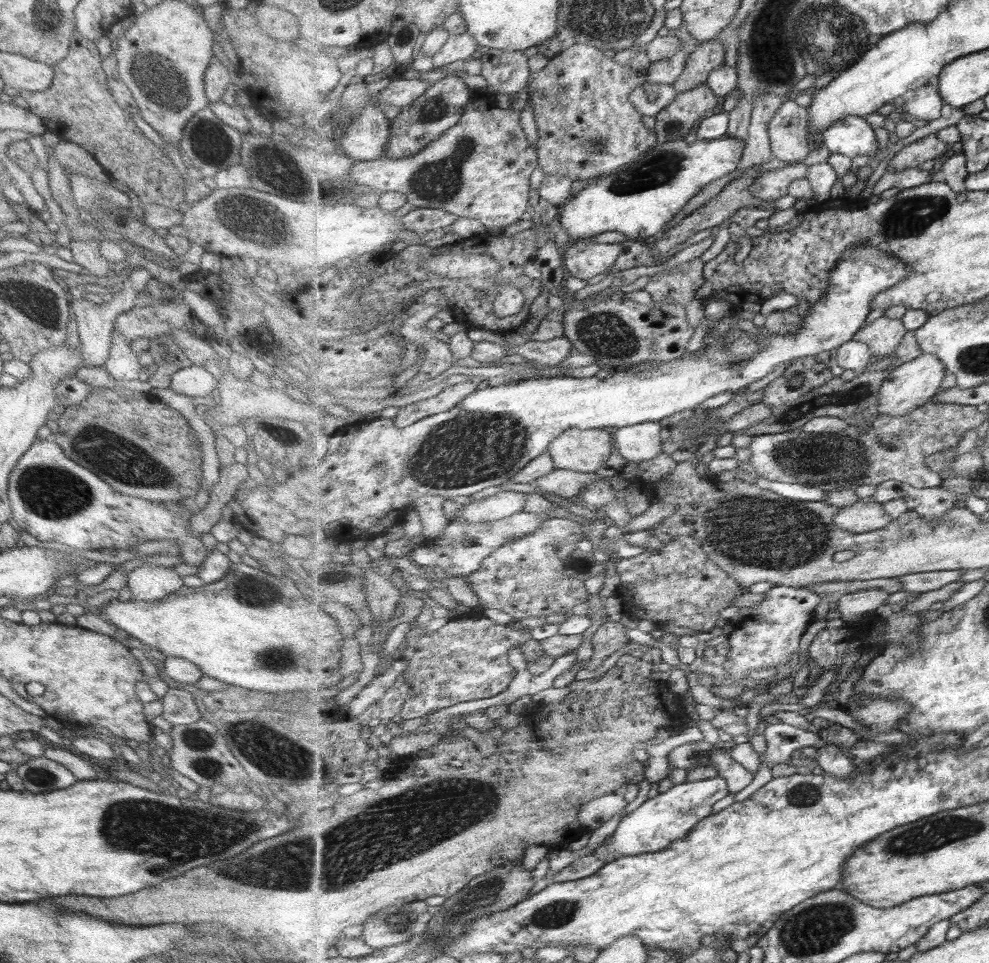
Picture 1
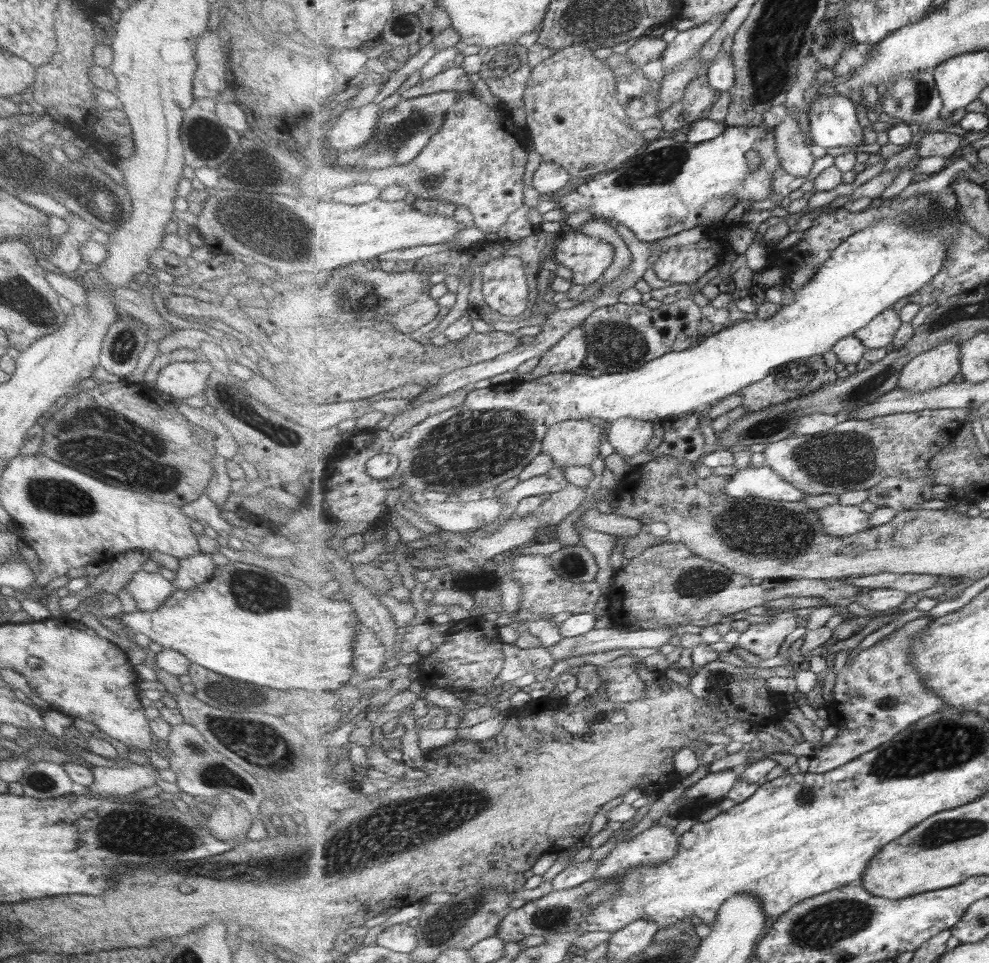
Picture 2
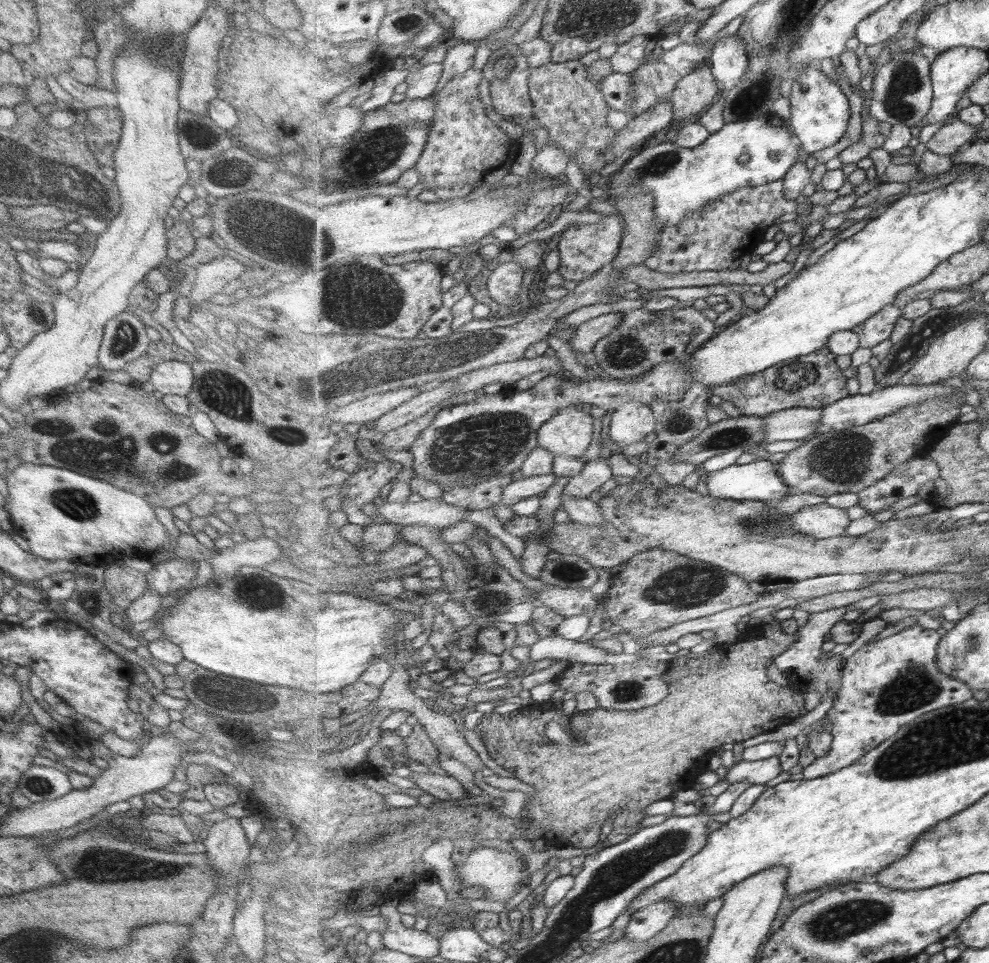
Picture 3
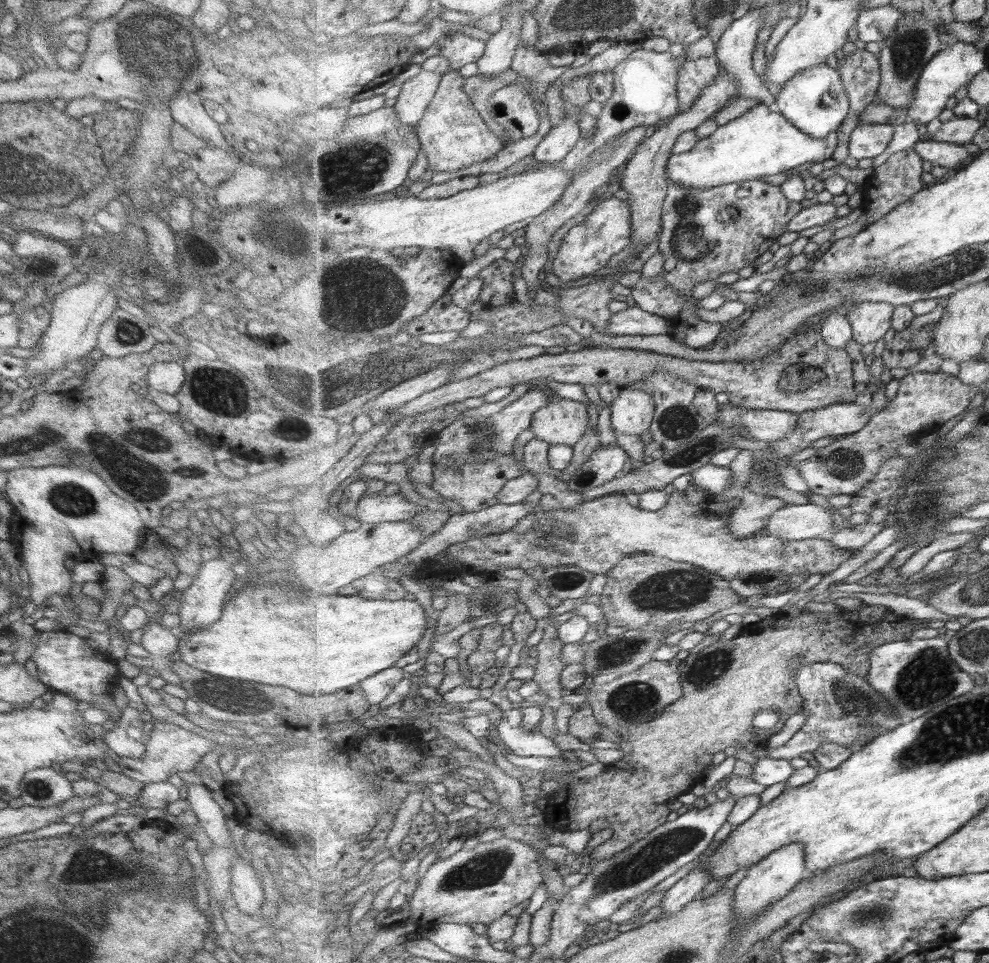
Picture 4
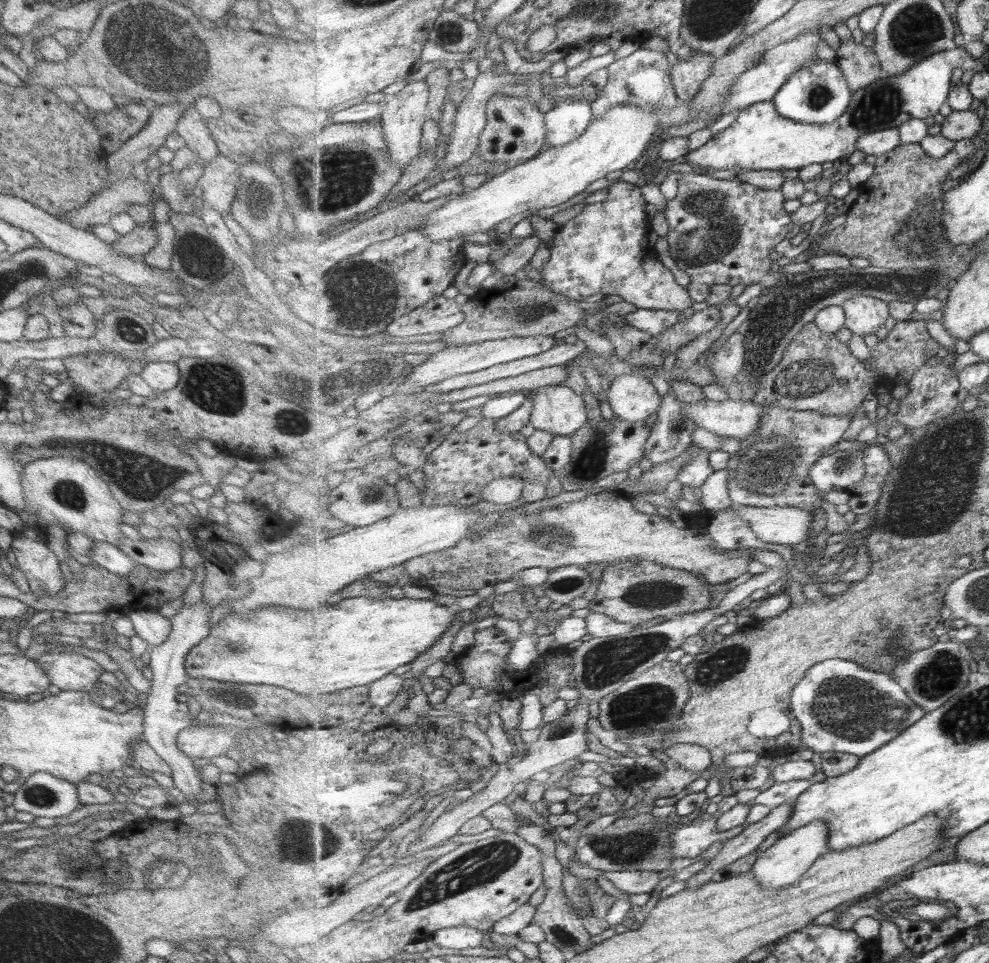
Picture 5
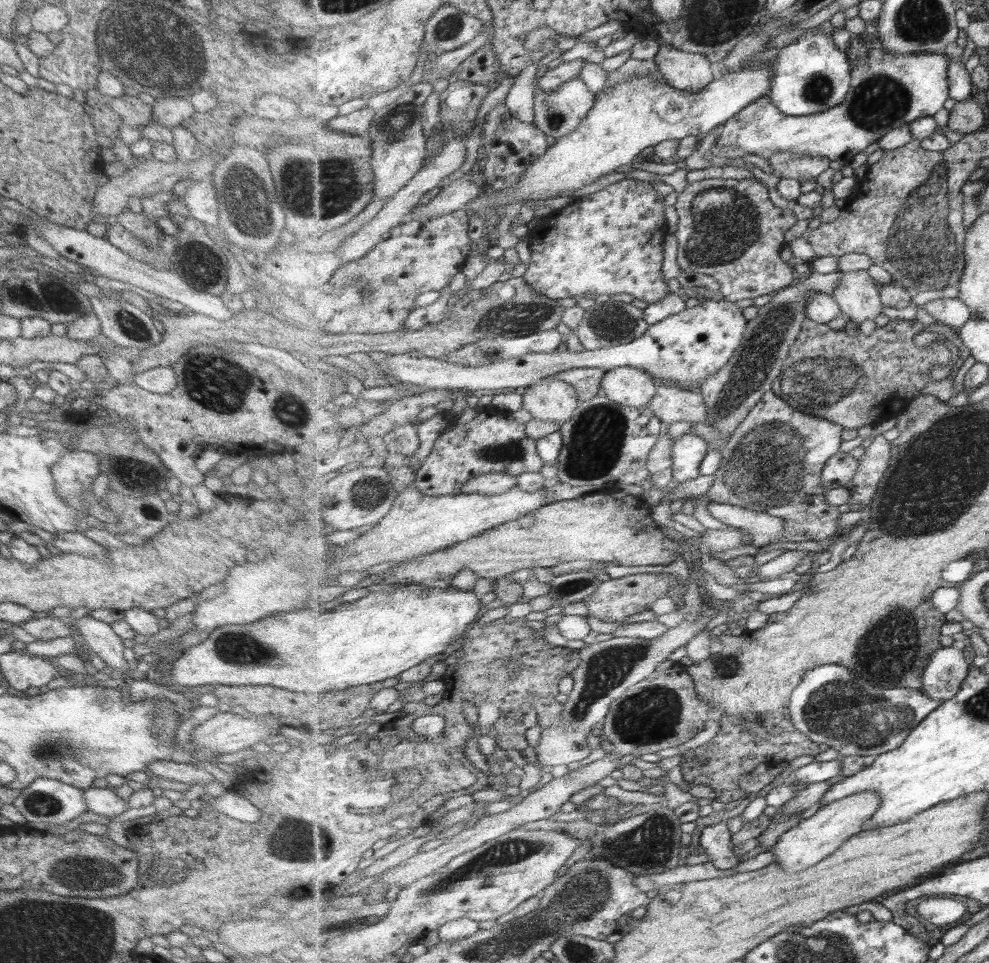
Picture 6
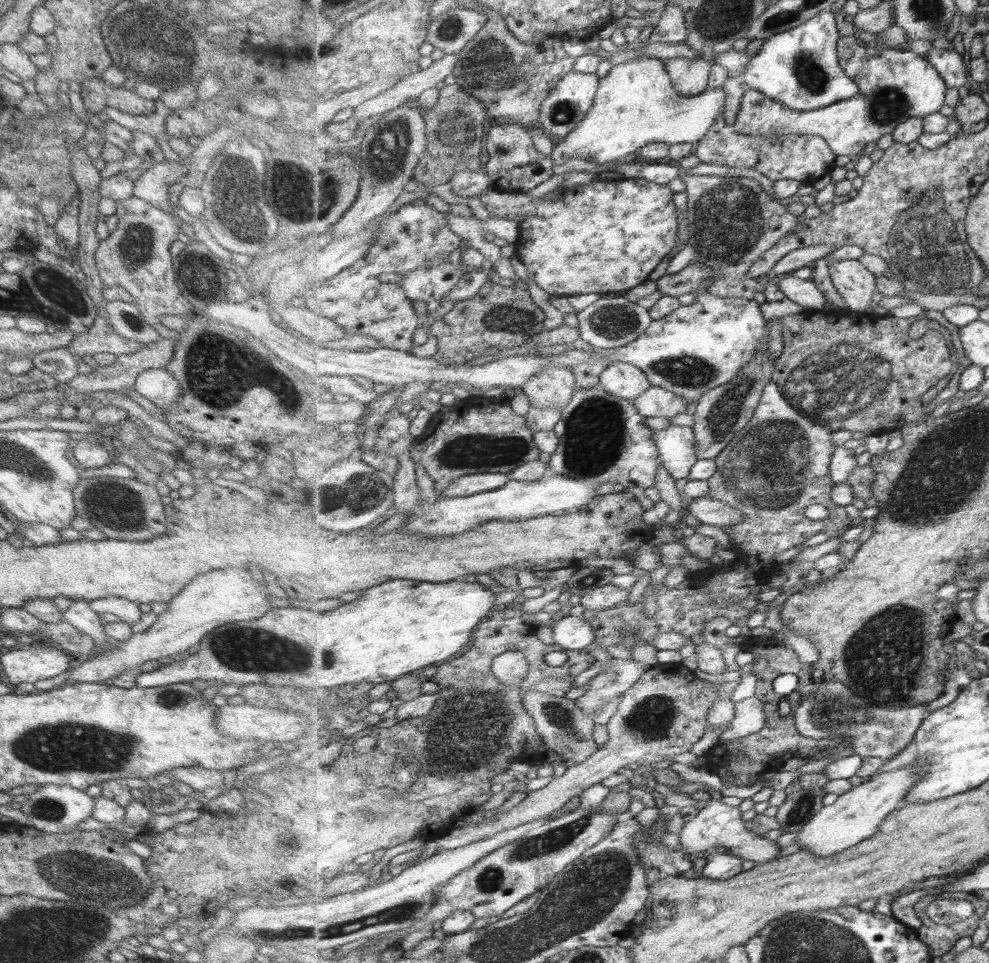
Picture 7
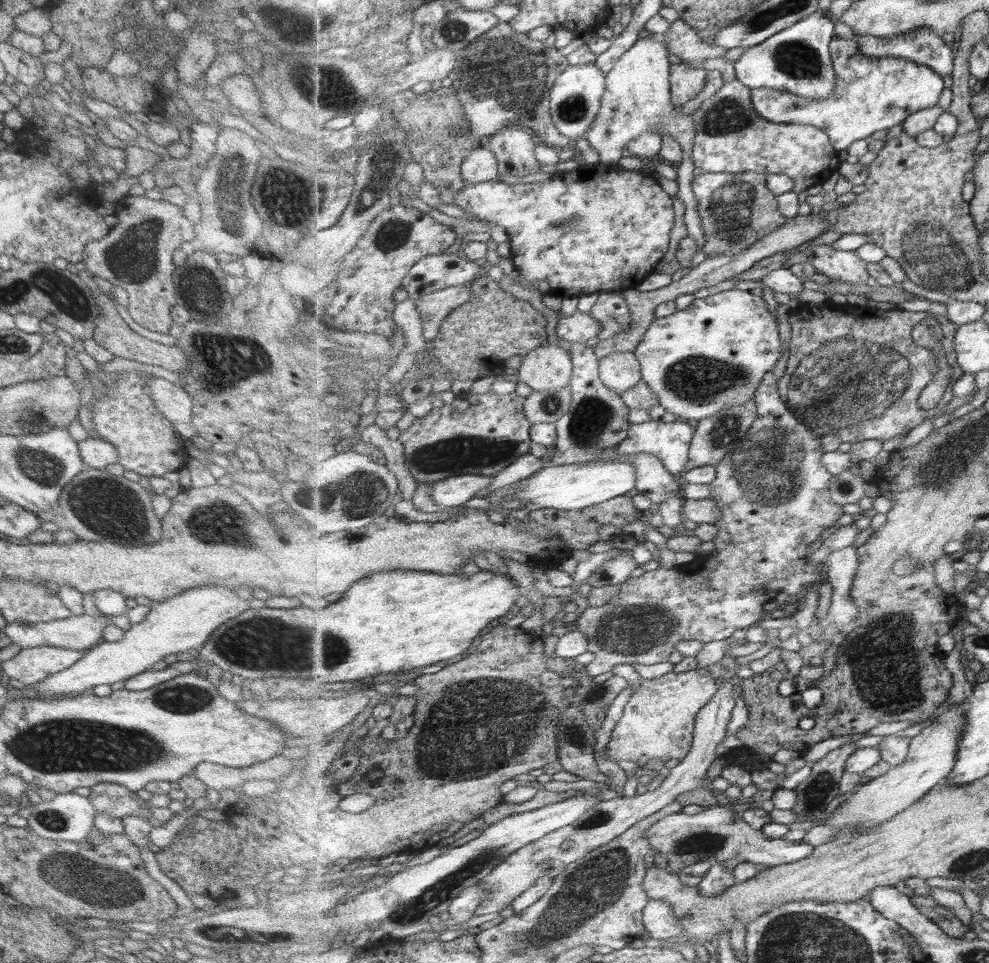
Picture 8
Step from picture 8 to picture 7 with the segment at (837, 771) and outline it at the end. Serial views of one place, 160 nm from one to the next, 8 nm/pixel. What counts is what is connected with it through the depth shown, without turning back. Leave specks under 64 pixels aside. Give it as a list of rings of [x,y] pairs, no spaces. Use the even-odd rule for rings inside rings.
[[[821,770],[816,774],[800,775],[786,788],[787,802],[779,808],[775,817],[782,833],[801,831],[821,812],[825,786],[829,782],[831,777]]]

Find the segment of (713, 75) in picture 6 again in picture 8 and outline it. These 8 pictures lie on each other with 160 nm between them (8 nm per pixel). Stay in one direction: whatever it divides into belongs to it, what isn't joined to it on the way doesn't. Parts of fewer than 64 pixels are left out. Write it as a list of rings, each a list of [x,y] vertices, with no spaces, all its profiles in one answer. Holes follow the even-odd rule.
[[[681,62],[669,68],[669,83],[672,86],[672,99],[677,106],[695,98],[707,84],[707,70],[691,67]]]

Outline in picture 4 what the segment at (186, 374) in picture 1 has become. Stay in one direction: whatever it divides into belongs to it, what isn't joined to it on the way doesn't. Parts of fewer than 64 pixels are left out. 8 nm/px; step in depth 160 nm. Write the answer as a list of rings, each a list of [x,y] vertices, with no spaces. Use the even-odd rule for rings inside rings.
[[[155,362],[148,368],[145,378],[148,388],[173,395],[184,381],[184,370],[180,363]]]

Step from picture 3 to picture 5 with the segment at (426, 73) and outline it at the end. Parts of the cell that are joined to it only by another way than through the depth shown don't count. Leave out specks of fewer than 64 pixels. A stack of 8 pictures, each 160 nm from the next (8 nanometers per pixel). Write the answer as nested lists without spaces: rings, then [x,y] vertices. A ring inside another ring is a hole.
[[[426,80],[409,82],[396,95],[389,97],[380,118],[389,145],[390,157],[403,168],[422,152],[425,123],[430,119],[428,102],[430,86]]]

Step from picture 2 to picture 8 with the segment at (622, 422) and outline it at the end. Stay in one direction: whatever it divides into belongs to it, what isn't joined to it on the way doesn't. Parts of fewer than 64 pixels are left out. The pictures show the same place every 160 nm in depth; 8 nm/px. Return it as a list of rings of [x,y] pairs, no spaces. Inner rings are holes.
[[[634,352],[613,353],[600,359],[600,377],[621,395],[642,381],[642,366]]]

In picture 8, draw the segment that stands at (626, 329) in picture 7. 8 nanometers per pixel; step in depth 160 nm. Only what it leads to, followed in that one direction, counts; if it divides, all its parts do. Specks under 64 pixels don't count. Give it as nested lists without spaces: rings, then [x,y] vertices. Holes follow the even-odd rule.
[[[612,291],[599,295],[598,301],[589,314],[603,325],[598,341],[605,341],[629,329],[633,323],[633,316],[631,316],[629,303],[620,293]]]

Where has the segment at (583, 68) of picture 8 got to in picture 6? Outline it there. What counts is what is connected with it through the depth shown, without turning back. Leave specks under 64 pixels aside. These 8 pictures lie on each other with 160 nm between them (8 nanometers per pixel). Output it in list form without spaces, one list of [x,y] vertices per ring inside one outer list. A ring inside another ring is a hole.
[[[581,78],[554,91],[536,89],[535,123],[554,142],[575,132],[596,104],[596,93]]]

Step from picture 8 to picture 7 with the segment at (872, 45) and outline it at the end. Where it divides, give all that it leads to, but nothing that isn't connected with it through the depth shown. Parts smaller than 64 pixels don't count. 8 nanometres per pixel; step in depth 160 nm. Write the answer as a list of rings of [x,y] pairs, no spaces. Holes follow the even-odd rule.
[[[931,47],[925,57],[937,68],[949,88],[956,88],[962,92],[969,80],[969,70],[965,66],[965,58],[962,54],[954,49]]]

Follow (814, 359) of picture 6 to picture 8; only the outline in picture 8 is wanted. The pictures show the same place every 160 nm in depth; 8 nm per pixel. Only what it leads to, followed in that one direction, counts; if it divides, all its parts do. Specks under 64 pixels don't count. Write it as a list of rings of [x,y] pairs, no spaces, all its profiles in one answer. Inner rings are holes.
[[[827,302],[822,305],[811,306],[808,303],[803,310],[792,310],[788,321],[792,326],[790,341],[790,354],[784,375],[778,380],[778,389],[782,399],[797,416],[811,430],[820,436],[833,434],[839,436],[843,442],[850,444],[868,440],[891,440],[895,436],[906,435],[915,426],[923,424],[925,420],[933,420],[945,413],[947,404],[956,396],[954,390],[949,388],[941,404],[931,410],[923,410],[919,406],[921,392],[937,378],[937,372],[941,366],[937,366],[937,354],[933,350],[927,350],[925,346],[915,346],[911,338],[911,330],[926,318],[937,318],[943,324],[945,330],[945,348],[949,352],[949,360],[955,366],[960,367],[958,354],[954,351],[953,337],[959,329],[944,312],[931,314],[927,312],[906,312],[899,310],[875,311],[852,307],[851,304],[834,304]]]

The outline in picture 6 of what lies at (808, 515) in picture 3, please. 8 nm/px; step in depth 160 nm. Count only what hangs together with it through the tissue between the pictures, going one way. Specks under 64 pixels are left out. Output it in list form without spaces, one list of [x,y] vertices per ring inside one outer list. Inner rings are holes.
[[[713,501],[707,502],[707,510],[710,514],[721,523],[729,527],[740,528],[752,535],[753,544],[758,548],[764,548],[778,542],[778,538],[782,535],[780,532],[786,530],[786,520],[784,518],[773,516],[772,514],[759,511],[752,511],[742,506],[721,504]]]

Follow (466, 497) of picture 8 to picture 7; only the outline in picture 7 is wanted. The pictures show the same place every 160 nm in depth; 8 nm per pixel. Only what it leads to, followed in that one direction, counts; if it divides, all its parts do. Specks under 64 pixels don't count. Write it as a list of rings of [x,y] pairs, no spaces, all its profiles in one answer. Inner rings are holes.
[[[477,473],[455,479],[443,497],[473,496],[474,494],[497,490],[510,481],[509,473]]]

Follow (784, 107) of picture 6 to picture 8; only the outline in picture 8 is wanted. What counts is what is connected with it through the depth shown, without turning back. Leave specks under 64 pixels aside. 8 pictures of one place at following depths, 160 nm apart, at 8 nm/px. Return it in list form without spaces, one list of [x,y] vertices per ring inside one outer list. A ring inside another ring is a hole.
[[[819,10],[807,15],[801,22],[779,31],[761,44],[748,50],[745,49],[738,60],[733,62],[736,76],[752,89],[786,90],[809,100],[825,100],[833,96],[837,84],[831,49],[831,44],[835,38],[835,19],[828,13]]]

